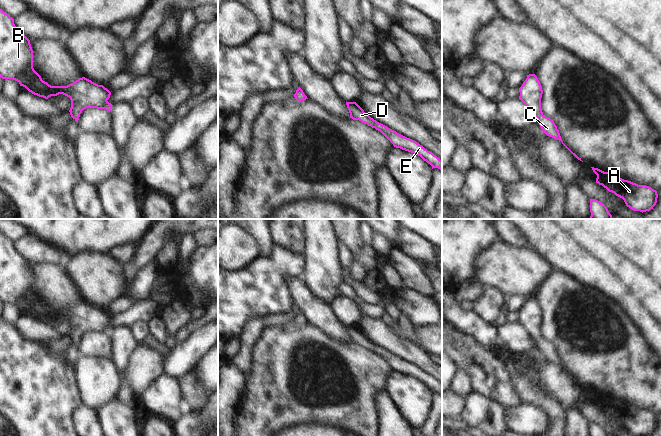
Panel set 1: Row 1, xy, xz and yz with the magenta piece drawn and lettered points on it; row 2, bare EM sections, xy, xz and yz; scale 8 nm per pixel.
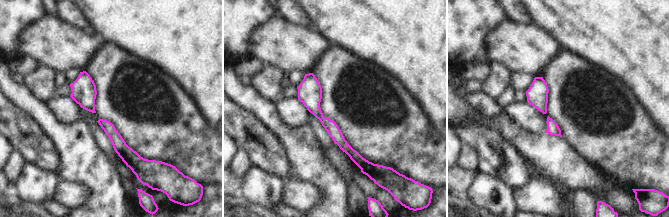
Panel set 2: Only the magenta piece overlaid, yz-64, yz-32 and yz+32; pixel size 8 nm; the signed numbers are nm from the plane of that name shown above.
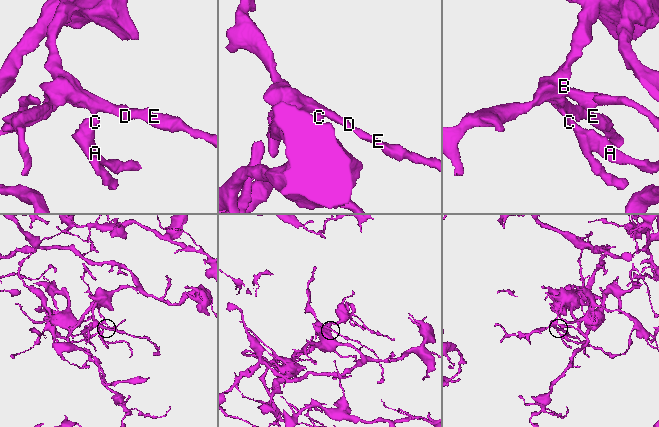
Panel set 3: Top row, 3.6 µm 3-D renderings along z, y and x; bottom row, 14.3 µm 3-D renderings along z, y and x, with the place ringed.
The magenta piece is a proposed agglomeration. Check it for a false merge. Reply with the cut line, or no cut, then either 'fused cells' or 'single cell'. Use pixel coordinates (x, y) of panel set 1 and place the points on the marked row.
no cut; single cell

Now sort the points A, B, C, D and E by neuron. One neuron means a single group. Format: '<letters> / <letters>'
A B C D E

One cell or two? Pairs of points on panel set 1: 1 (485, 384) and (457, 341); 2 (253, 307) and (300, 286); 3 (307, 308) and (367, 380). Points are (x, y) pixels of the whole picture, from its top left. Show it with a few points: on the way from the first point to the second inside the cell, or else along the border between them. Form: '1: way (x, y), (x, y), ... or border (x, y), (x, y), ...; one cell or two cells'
1: way (485, 373), (485, 370), (467, 352); one cell
2: border (288, 275), (286, 284), (294, 302); two cells
3: border (313, 324), (334, 339), (349, 341); two cells

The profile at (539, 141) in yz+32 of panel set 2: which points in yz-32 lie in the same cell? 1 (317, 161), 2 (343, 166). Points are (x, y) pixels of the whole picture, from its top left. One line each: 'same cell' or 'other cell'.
1: other cell
2: same cell

